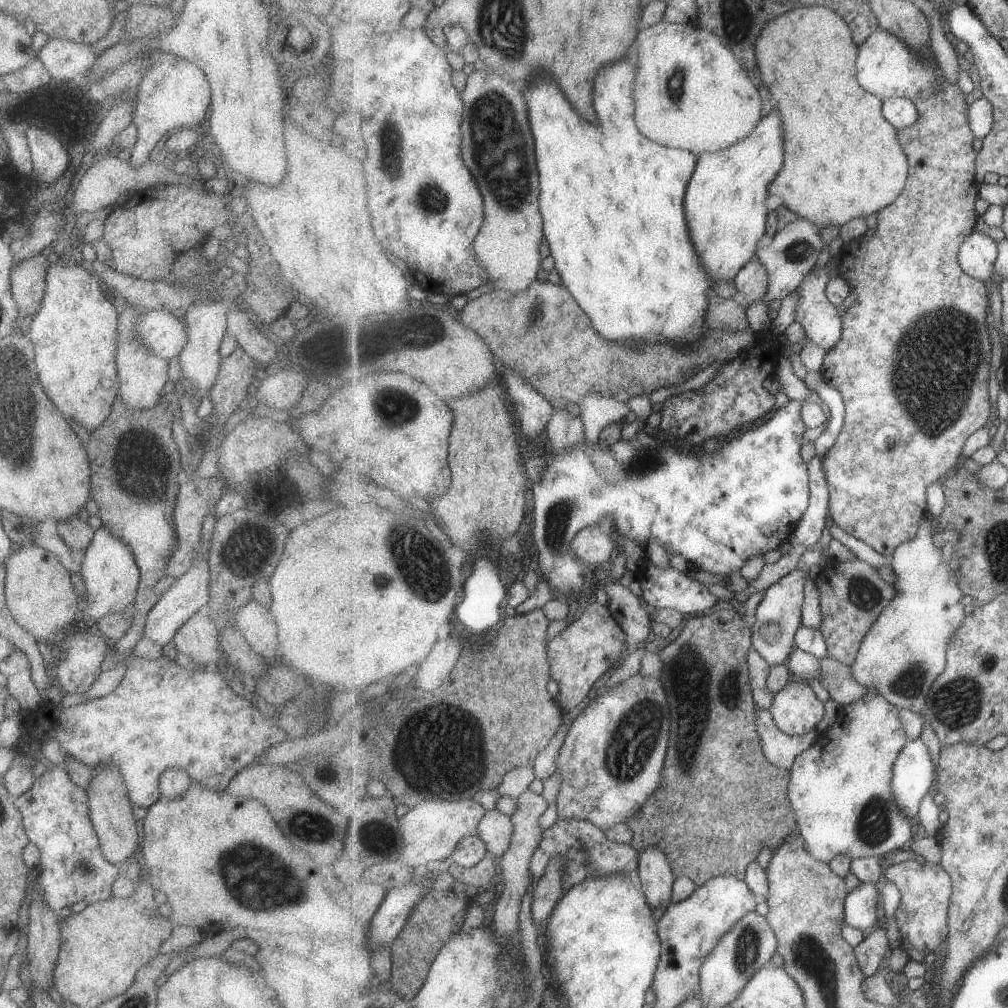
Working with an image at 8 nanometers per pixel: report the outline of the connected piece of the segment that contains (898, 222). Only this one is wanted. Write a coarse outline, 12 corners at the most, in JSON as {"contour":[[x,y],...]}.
{"contour":[[957,83],[838,270],[830,516],[883,556],[993,425],[998,355]]}

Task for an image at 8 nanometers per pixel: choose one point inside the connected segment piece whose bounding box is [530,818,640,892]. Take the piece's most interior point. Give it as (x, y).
(589, 853)

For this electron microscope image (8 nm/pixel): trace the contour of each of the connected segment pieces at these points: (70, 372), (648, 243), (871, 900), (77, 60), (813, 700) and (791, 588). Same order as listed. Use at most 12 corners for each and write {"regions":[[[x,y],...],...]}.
{"regions":[[[50,259],[29,324],[37,378],[92,431],[118,393],[118,310],[87,265]],[[637,64],[599,124],[525,88],[544,236],[607,338],[690,347],[713,281],[699,161],[643,136]],[[861,883],[846,901],[849,927],[872,931],[880,885]],[[48,38],[37,58],[54,79],[94,64],[90,45]],[[797,678],[770,711],[788,735],[807,734],[825,716],[815,690]],[[795,568],[758,604],[752,644],[787,662],[802,627],[807,575]]]}

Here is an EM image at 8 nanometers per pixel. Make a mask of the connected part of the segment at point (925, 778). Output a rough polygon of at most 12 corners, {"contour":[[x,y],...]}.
{"contour":[[909,741],[894,767],[898,805],[911,818],[936,779],[929,745]]}

